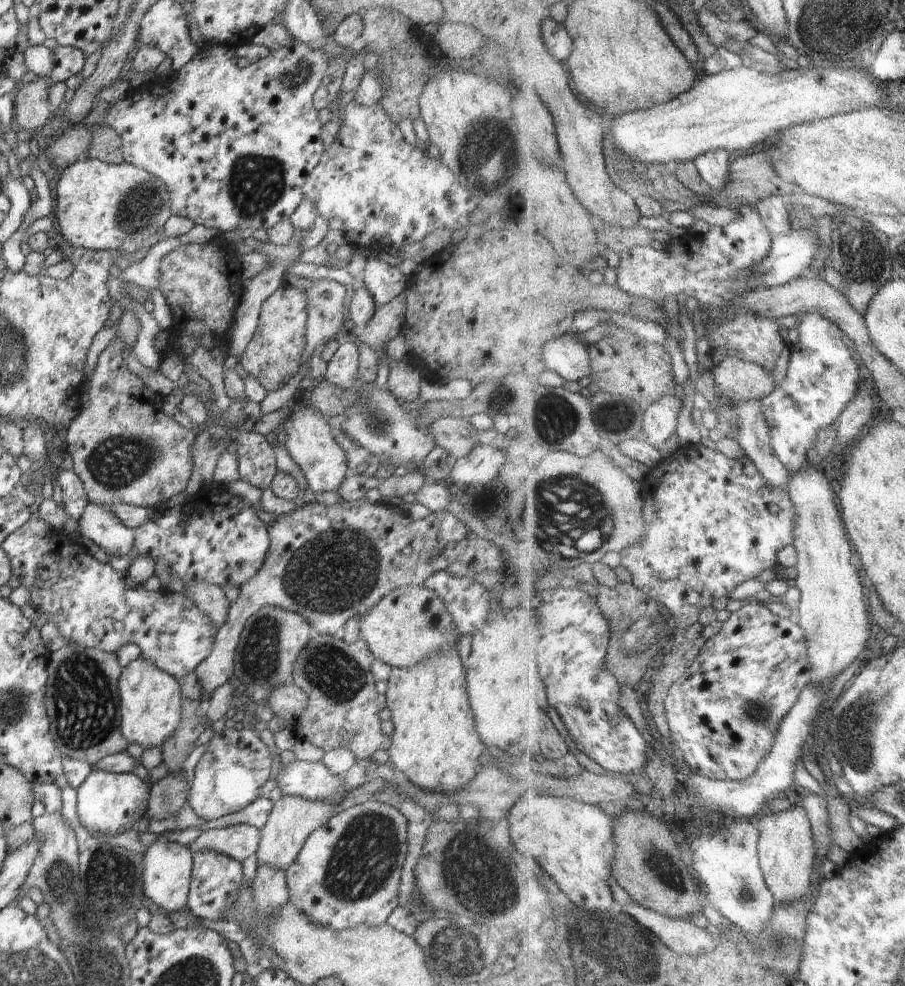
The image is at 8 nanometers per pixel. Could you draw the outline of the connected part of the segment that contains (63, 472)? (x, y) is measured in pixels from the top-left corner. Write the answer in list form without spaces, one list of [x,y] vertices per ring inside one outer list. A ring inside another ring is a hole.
[[[60,469],[57,474],[58,484],[62,491],[63,509],[72,517],[72,520],[80,520],[82,512],[88,506],[89,498],[84,492],[82,480],[73,469]]]

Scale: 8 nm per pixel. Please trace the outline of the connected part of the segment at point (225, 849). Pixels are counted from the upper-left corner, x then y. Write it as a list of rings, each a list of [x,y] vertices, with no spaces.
[[[236,824],[207,830],[187,847],[192,853],[214,850],[242,863],[256,854],[260,836],[261,831],[252,825]]]

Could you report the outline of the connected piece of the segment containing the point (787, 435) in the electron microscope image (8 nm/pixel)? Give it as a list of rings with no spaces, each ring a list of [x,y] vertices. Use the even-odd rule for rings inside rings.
[[[818,310],[798,316],[800,339],[791,347],[787,373],[776,390],[761,398],[760,405],[772,436],[776,456],[791,472],[798,472],[808,462],[808,452],[814,448],[818,434],[827,425],[838,426],[842,412],[850,406],[854,396],[862,392],[860,359],[846,346],[838,323],[832,322]]]

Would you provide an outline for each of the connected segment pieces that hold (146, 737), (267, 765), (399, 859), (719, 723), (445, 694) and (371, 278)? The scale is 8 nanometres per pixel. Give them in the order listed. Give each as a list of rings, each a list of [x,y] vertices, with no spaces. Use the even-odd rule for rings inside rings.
[[[140,656],[122,668],[117,685],[122,736],[128,743],[138,744],[144,749],[161,746],[180,724],[183,698],[177,679]]]
[[[225,728],[207,743],[206,752],[194,770],[188,803],[196,816],[211,821],[246,808],[259,798],[262,786],[273,775],[274,754],[260,739],[258,728]]]
[[[372,799],[361,804],[353,805],[336,814],[336,816],[331,816],[330,820],[328,820],[324,826],[320,826],[320,828],[317,828],[310,834],[310,836],[308,836],[302,850],[298,852],[296,860],[294,860],[289,868],[285,870],[285,879],[288,887],[290,904],[296,906],[296,910],[304,912],[304,916],[306,916],[310,922],[314,922],[314,924],[318,924],[318,926],[324,926],[324,928],[330,928],[330,930],[336,930],[336,932],[340,932],[340,930],[348,930],[348,928],[356,928],[356,926],[360,926],[360,924],[372,924],[372,926],[380,926],[380,924],[384,924],[388,916],[392,914],[392,910],[399,904],[400,877],[406,860],[408,848],[407,842],[406,817],[392,805]]]
[[[759,598],[734,611],[719,633],[707,640],[693,665],[671,686],[665,700],[671,736],[692,770],[711,779],[729,781],[755,776],[773,752],[782,722],[812,682],[810,659],[809,638],[796,616],[777,616]]]
[[[452,646],[446,652],[424,658],[412,668],[392,667],[385,692],[386,708],[390,710],[390,721],[394,725],[392,742],[388,750],[389,764],[397,772],[406,776],[406,780],[424,788],[428,792],[453,792],[468,784],[478,774],[478,758],[486,750],[478,731],[470,702],[468,702],[465,670],[457,652]]]
[[[368,258],[362,279],[375,303],[382,306],[404,293],[407,288],[407,277],[398,267],[375,258]]]

